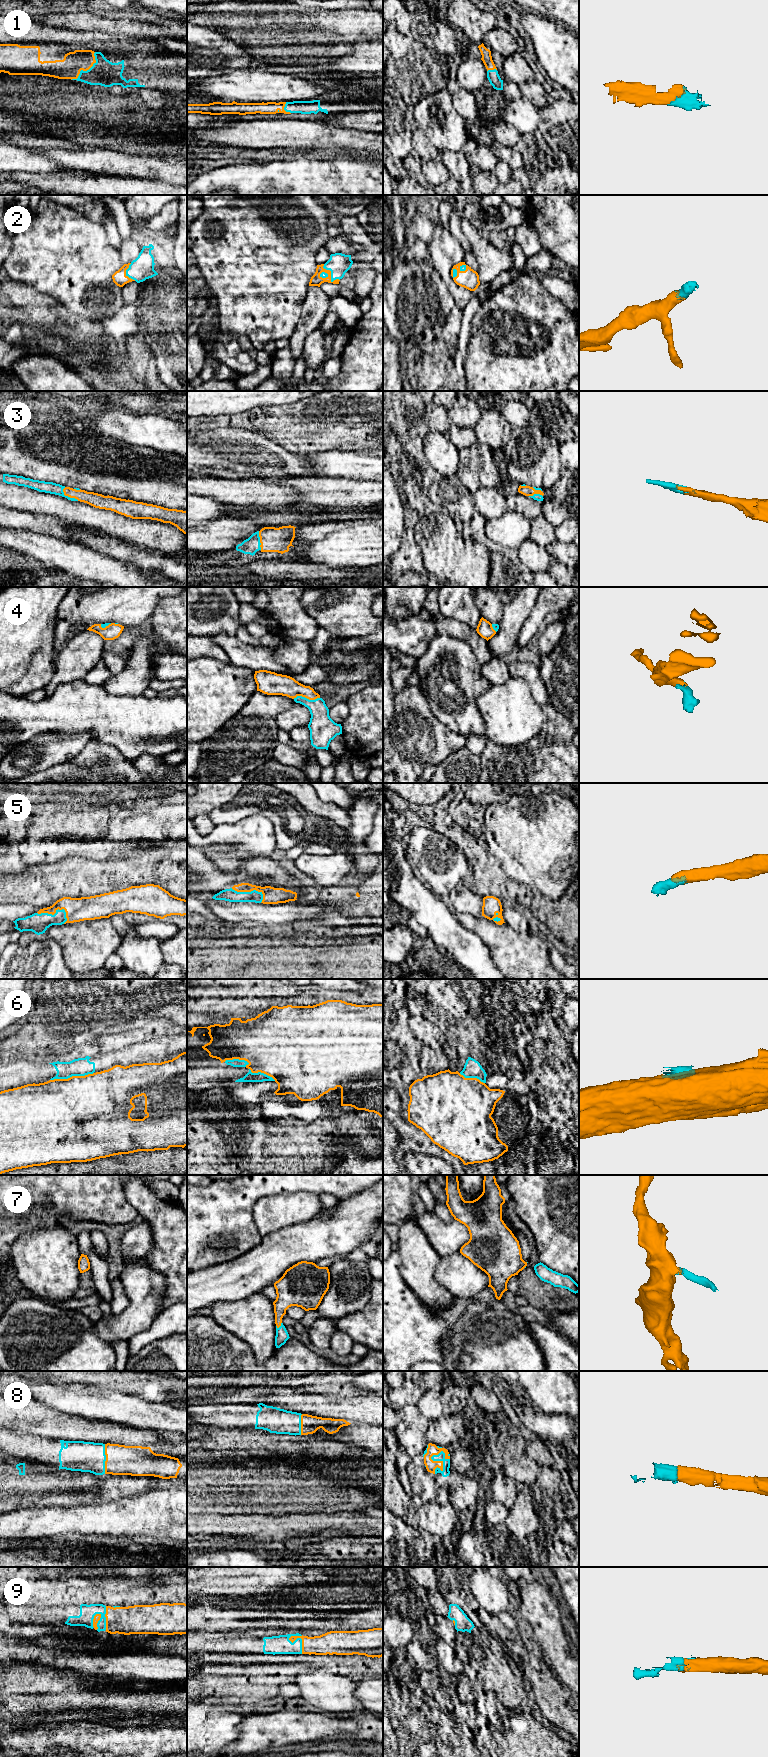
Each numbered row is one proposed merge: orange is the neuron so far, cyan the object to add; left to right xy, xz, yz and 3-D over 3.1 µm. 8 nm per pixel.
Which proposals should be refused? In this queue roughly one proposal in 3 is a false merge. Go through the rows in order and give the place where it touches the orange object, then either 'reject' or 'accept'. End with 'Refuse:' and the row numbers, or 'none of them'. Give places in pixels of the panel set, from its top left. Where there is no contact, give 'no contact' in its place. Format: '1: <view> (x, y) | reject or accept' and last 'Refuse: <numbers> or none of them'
1: xy (86, 70) | accept
2: xz (330, 275) | accept
3: xy (69, 496) | accept
4: xz (306, 697) | accept
5: xy (55, 911) | accept
6: xy (72, 1076) | reject
7: xz (280, 1325) | accept
8: yz (440, 1461) | accept
9: xz (302, 1641) | accept
Refuse: 6

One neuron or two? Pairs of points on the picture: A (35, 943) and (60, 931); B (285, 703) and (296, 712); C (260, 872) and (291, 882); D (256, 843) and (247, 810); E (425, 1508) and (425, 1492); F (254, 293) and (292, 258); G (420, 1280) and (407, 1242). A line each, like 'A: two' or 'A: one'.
A: two
B: two
C: one
D: two
E: two
F: one
G: one

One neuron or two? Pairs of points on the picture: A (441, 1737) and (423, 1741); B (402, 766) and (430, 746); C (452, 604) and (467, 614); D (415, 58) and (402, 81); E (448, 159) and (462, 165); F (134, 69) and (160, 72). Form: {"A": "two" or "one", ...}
{"A": "two", "B": "one", "C": "one", "D": "one", "E": "one", "F": "one"}

